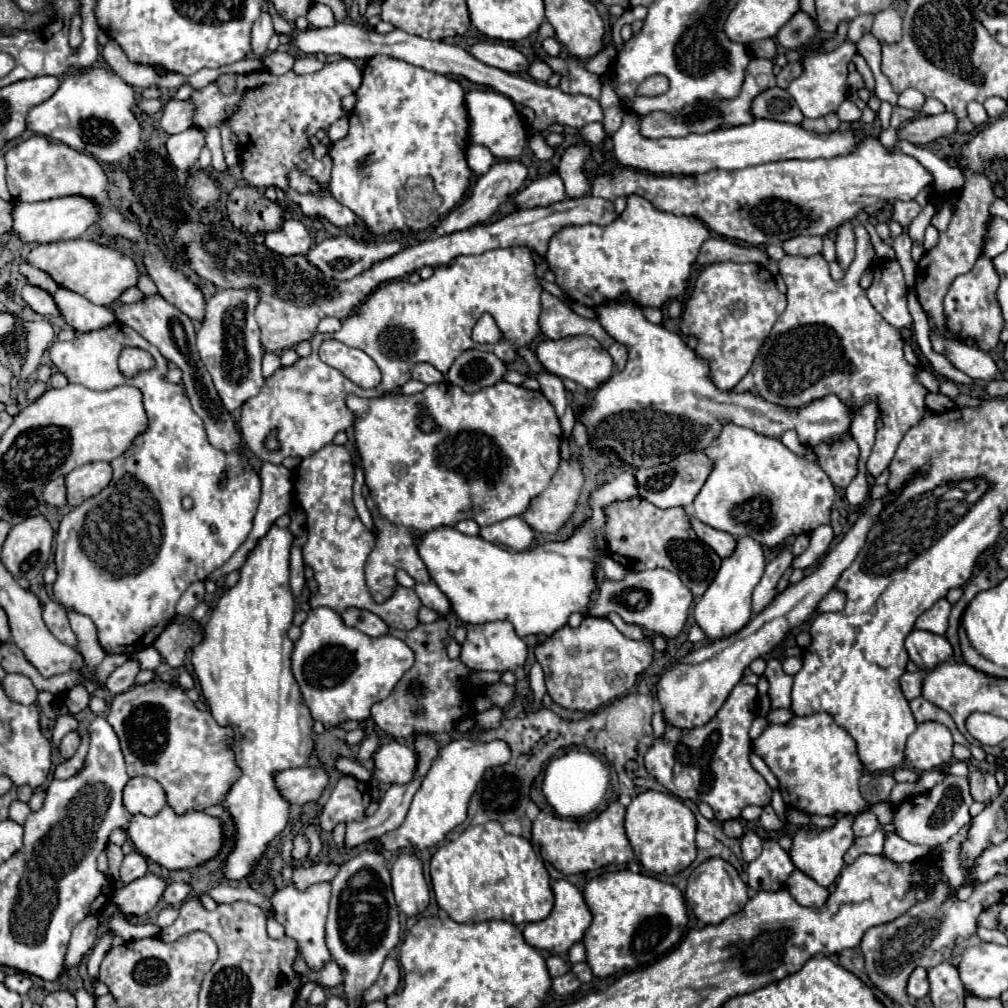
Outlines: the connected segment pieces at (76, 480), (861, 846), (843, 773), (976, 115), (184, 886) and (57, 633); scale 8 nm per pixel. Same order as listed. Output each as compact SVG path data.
M89 462L67 474L67 502L83 504L87 498L101 492L113 478L109 462Z
M877 828L871 836L865 838L855 838L853 846L845 854L845 862L853 862L859 854L881 854L883 852L883 830Z
M825 712L813 716L793 716L787 724L769 724L763 734L753 740L753 752L763 758L763 762L771 768L771 772L779 780L779 790L783 794L783 802L789 808L801 810L809 816L835 816L835 814L849 814L859 812L867 802L859 794L859 778L863 774L863 764L857 756L855 740L833 722L833 718Z
M971 102L969 108L967 108L967 112L969 112L969 118L971 118L971 122L975 126L985 126L989 122L989 116L987 116L983 104L979 104L979 102Z
M171 882L165 892L163 892L163 898L167 904L179 908L191 894L191 886L187 882Z
M47 602L45 606L43 606L43 620L45 620L45 624L47 624L47 628L51 630L51 634L57 638L57 640L61 640L63 644L67 644L67 646L73 646L75 648L75 636L73 636L73 630L71 630L71 626L69 626L69 618L67 618L67 612L65 612L65 608L61 606L61 604L57 604L57 602Z

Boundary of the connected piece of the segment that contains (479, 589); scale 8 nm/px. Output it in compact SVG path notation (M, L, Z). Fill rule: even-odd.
M623 472L613 480L599 484L589 494L589 516L563 542L545 542L533 550L511 552L481 536L467 536L455 528L443 526L427 532L419 540L419 556L431 572L433 582L449 598L453 612L465 624L481 624L489 620L509 620L517 636L545 634L551 636L573 612L589 614L591 596L595 592L597 556L607 556L605 544L605 510L613 502L635 498L637 482L631 472Z

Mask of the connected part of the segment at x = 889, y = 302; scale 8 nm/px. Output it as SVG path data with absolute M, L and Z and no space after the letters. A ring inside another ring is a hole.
M897 260L873 266L873 282L867 288L873 308L895 328L909 328L911 314L907 310L907 288L903 270Z

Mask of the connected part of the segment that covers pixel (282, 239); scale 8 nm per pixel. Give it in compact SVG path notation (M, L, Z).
M285 220L281 230L265 234L265 246L283 256L307 254L313 244L309 230L299 220Z

